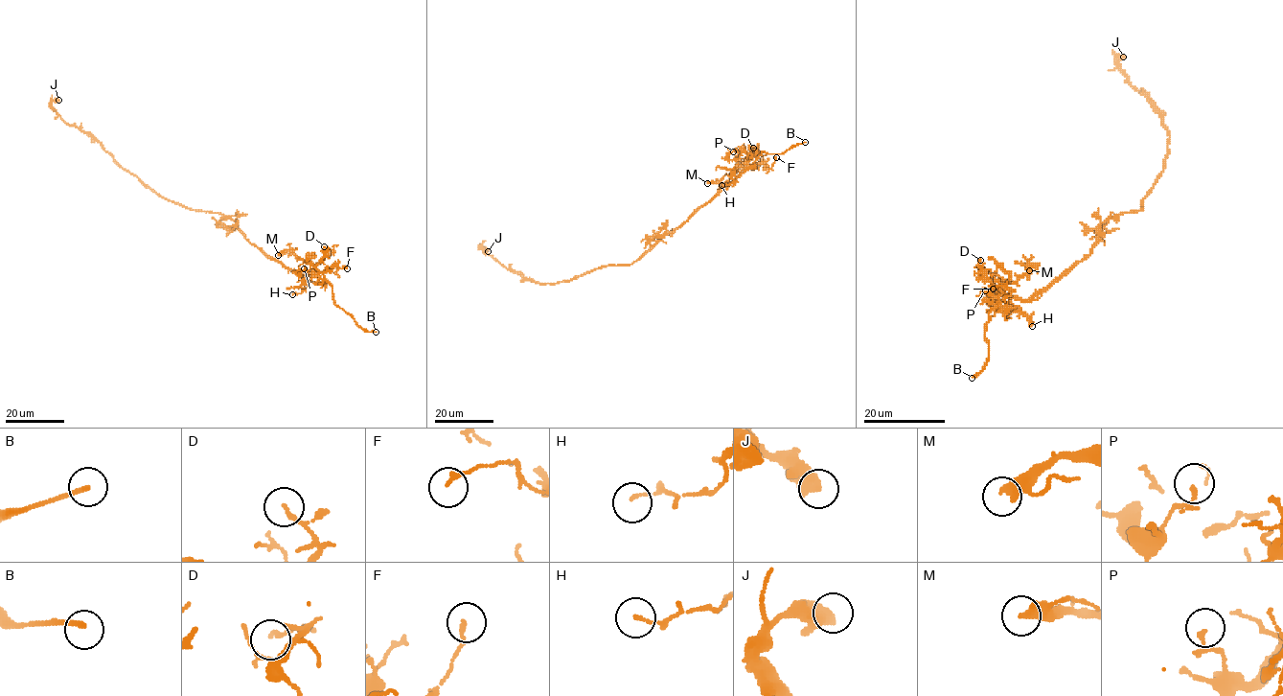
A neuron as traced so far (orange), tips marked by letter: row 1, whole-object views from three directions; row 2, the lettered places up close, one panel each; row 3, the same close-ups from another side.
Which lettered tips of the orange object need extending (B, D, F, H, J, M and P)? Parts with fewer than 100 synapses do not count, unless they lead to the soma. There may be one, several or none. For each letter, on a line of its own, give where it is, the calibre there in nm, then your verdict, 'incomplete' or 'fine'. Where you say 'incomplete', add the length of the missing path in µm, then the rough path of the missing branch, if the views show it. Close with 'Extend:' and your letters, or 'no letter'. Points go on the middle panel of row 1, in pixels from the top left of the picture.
B: at (805, 142); 180 nm thick; incomplete; about 30 µm are missing
D: at (753, 148); 140 nm thick; fine
F: at (776, 157); 130 nm thick; fine
H: at (721, 185); 100 nm thick; fine
J: at (488, 251); 550 nm thick; fine
M: at (707, 183); 400 nm thick; fine
P: at (733, 151); 170 nm thick; fine
Extend: B

